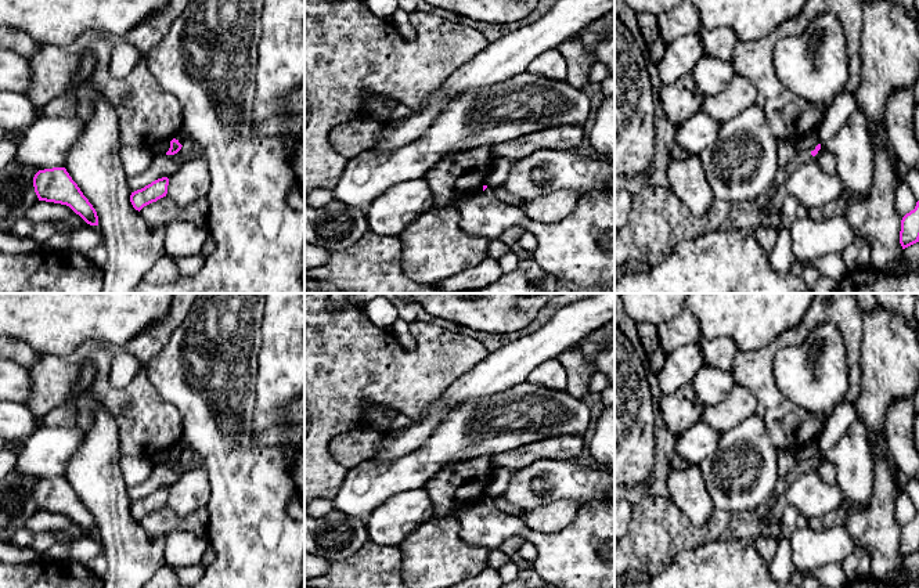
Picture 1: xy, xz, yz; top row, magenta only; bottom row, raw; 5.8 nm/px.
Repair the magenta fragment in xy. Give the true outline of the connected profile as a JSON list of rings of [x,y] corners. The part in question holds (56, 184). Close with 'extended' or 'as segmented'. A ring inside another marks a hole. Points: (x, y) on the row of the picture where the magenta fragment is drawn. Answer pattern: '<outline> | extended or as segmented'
[[[65,167],[39,170],[33,177],[33,187],[39,201],[66,205],[87,224],[98,226],[95,209]]] | as segmented

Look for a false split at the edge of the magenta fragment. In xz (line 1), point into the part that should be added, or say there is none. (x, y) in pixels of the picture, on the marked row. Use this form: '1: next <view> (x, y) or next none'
1: next xz (490, 193)

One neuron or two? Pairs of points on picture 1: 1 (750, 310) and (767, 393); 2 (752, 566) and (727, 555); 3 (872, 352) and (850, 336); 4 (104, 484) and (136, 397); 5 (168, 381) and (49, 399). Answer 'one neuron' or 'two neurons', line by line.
1: two neurons
2: one neuron
3: two neurons
4: two neurons
5: two neurons

